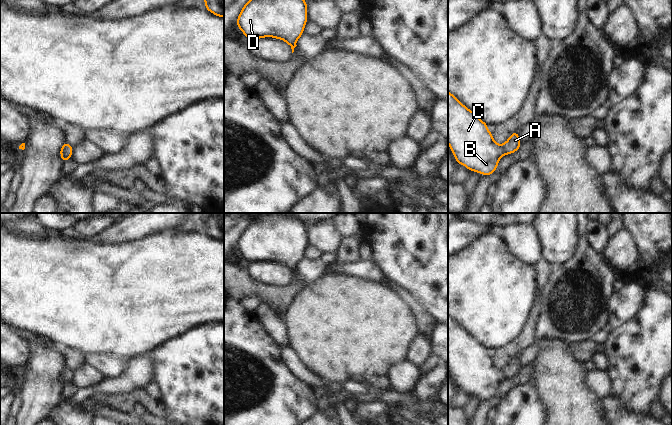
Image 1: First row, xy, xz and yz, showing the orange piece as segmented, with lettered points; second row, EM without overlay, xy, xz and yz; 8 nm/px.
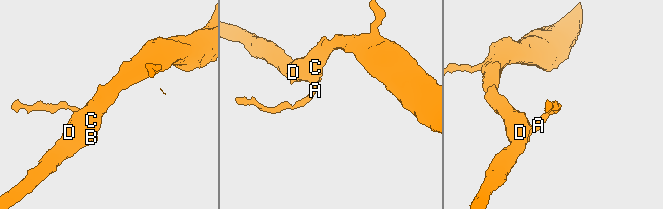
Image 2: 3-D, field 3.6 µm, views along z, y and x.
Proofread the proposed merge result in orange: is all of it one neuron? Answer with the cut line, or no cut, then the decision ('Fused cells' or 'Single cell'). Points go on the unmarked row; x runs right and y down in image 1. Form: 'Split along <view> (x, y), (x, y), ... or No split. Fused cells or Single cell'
No split. Single cell.

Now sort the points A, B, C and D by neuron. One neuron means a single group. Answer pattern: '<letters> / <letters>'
A B C D

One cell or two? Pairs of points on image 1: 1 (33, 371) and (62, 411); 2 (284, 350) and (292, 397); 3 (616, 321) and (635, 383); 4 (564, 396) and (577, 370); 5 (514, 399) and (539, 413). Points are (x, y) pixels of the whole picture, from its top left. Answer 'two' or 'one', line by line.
1: two
2: two
3: two
4: one
5: one

